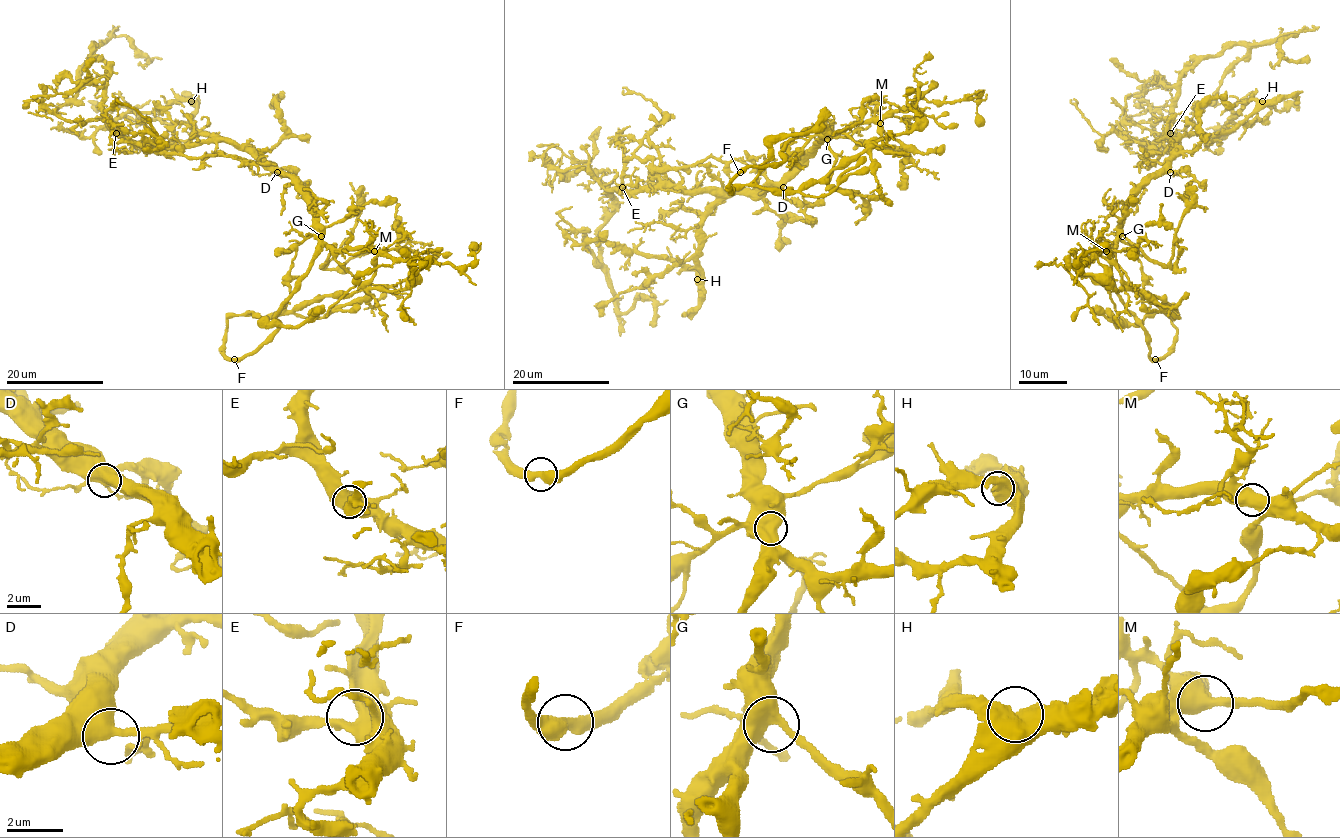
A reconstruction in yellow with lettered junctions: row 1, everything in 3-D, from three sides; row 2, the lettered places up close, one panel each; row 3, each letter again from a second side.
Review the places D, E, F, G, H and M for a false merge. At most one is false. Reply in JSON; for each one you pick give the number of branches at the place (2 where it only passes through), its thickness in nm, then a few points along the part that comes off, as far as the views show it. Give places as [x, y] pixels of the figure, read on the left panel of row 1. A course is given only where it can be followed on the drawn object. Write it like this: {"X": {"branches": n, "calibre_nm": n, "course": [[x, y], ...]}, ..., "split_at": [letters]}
{"split_at": []}

